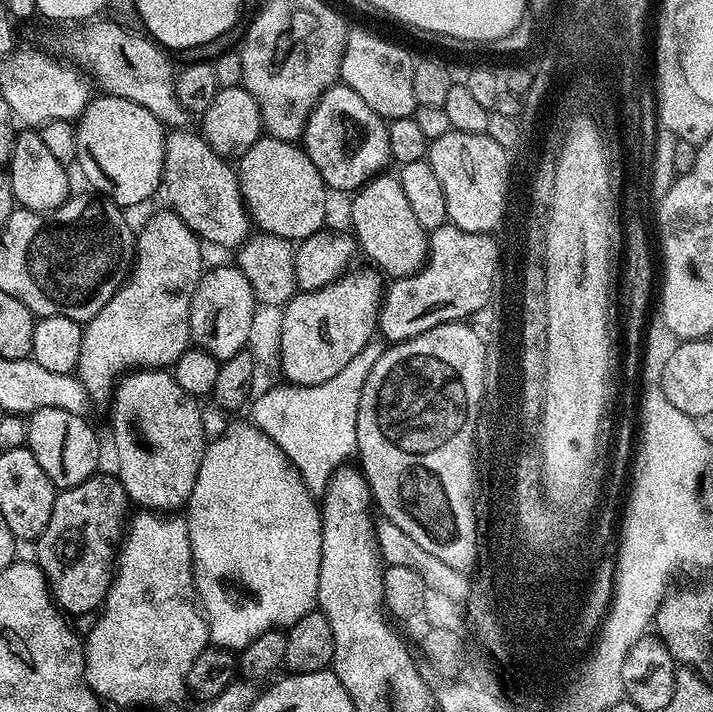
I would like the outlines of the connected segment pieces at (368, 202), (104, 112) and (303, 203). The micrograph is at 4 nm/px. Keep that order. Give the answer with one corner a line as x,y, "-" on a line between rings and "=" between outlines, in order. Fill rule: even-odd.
381,174
369,180
351,197
351,231
359,251
365,252
385,277
411,278
424,267
428,259
429,233
418,226
418,218
414,218
410,211
406,194
402,194
400,189
399,179
395,175
388,175
=
103,94
97,97
97,100
96,97
89,99
84,112
75,121
76,164
88,179
89,186
97,188
101,197
112,200
125,210
131,210
135,204
161,191
166,128
158,118
154,118
154,114
150,114
150,110
146,110
146,106
138,106
138,102
=
261,135
254,146
239,157
238,164
241,198
249,221
259,231
299,242
325,227
330,189
322,174
318,174
318,166
314,166
299,143

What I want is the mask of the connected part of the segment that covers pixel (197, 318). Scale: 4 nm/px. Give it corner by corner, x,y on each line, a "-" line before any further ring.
235,266
209,268
201,275
190,302
190,326
192,327
191,343
195,347
213,356
221,362
234,358
234,354
249,347
248,339
252,336
252,323
256,320
258,301
246,274

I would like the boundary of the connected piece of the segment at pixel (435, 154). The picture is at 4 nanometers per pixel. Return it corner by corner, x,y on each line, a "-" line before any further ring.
451,130
429,143
426,159
430,162
430,166
434,166
434,174
438,174
438,182
442,182
442,190
446,190
446,210
451,223
458,225
467,232
483,232
485,234
495,233
501,227
504,219
505,200
510,193
510,182
508,186
508,156
510,156
509,149
498,146
498,142
494,142
494,138
490,138
487,134
466,134
465,132

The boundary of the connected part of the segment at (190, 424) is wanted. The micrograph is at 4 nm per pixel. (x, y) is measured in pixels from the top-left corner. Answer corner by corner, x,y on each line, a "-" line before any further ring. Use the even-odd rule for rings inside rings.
138,370
133,374
127,375
117,387
114,393
114,401
111,403
112,410
112,444
116,447
116,464
120,467
118,479
120,485
124,487
124,493
128,495
129,501
133,505
139,506
144,510
151,510
157,514
172,514
175,508
183,509
187,505
190,494
194,490
194,482
198,478
198,470
202,466
204,449
206,447
206,437
204,434
204,418
202,408
199,408
197,397
191,396
178,382
173,378
171,371
168,370

